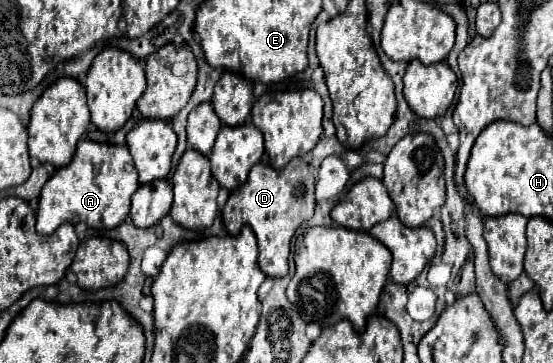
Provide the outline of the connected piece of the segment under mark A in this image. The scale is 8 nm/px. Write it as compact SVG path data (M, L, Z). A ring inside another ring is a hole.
M83 139L77 145L73 161L67 167L57 169L41 189L37 233L51 235L63 223L85 223L93 229L113 229L127 219L131 195L137 191L137 187L139 179L135 173L135 163L127 147Z

